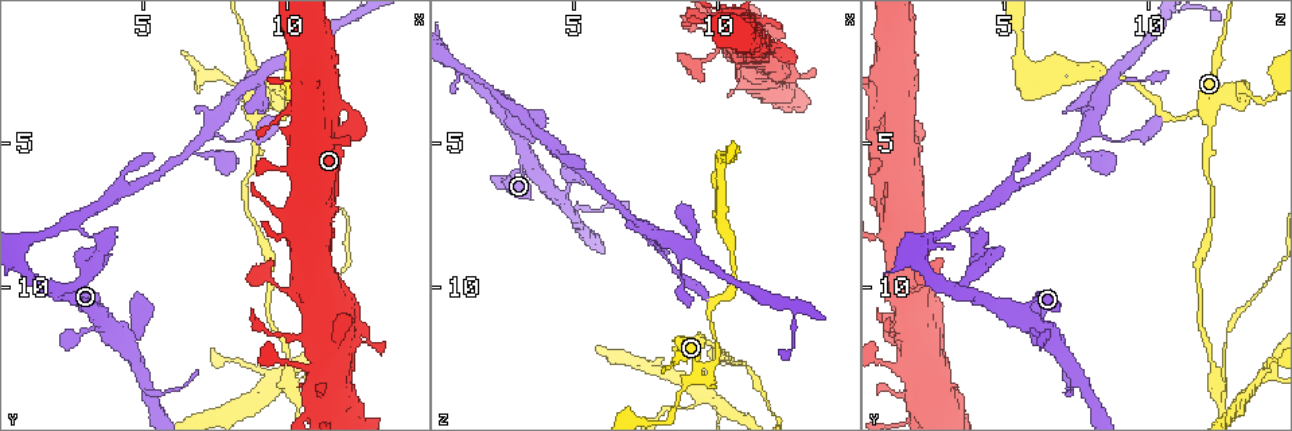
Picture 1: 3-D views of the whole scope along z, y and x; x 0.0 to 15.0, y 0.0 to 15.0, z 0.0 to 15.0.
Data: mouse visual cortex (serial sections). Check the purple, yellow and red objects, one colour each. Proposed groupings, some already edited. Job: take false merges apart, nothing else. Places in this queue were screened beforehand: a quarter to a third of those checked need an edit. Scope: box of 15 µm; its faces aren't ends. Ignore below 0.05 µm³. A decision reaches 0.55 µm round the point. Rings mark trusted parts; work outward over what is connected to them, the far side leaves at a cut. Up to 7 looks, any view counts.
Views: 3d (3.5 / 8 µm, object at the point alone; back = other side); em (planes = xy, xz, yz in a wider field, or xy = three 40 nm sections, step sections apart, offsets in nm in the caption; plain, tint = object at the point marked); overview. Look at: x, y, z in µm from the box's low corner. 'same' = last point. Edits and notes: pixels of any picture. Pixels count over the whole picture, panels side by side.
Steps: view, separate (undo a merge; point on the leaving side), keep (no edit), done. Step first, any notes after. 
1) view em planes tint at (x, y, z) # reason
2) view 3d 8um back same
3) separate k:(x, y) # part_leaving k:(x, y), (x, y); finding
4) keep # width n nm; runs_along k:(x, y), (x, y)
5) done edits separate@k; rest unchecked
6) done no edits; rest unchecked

view 3d 3.5um at (5.2, 13.7, 7.3) # abrupt turn

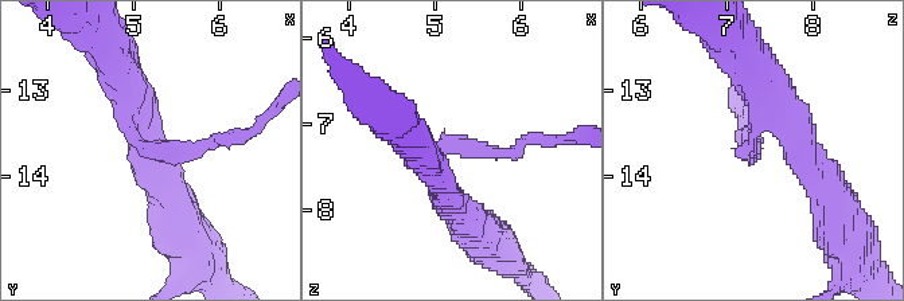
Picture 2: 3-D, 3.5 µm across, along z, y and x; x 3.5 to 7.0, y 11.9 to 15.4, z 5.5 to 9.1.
view em xy step 3 tint at (5.30, 13.70, 7.20) # need the tissue

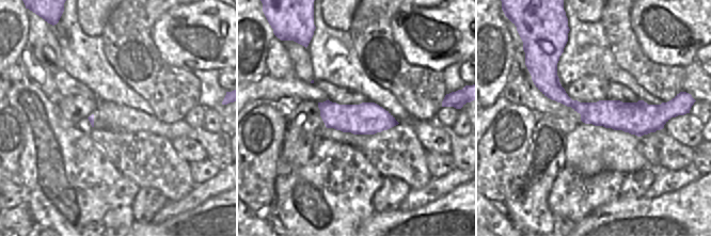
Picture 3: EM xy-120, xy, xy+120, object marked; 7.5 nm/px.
separate 2:(487, 152) # width 240 nm; part_leaving 2:(444, 147), (514, 153), (530, 140), (560, 140); two cells meet here

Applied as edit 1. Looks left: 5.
view overview

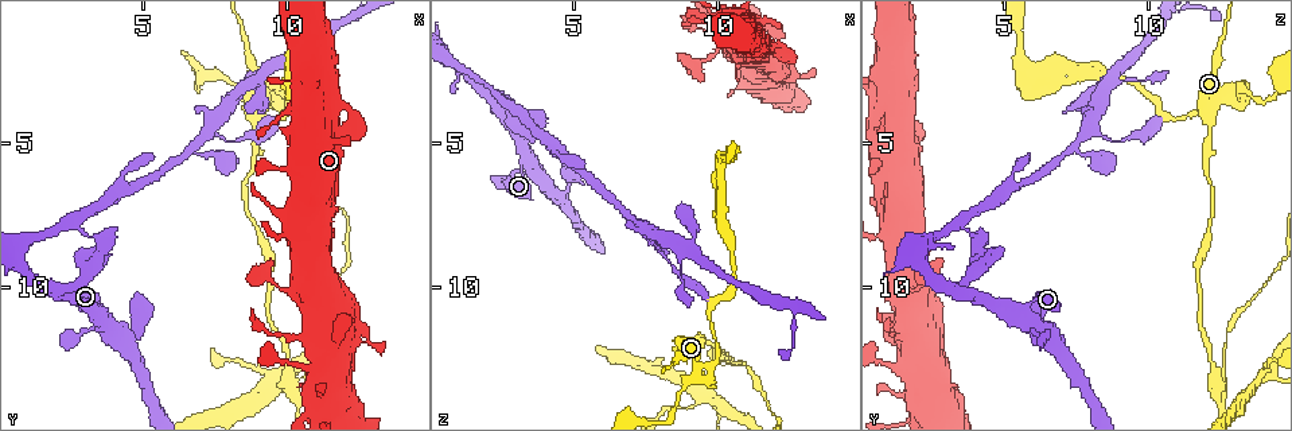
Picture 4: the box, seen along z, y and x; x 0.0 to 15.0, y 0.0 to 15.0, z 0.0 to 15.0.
view 3d 3.5um at (10.4, 11.7, 1.3) # calibre changes

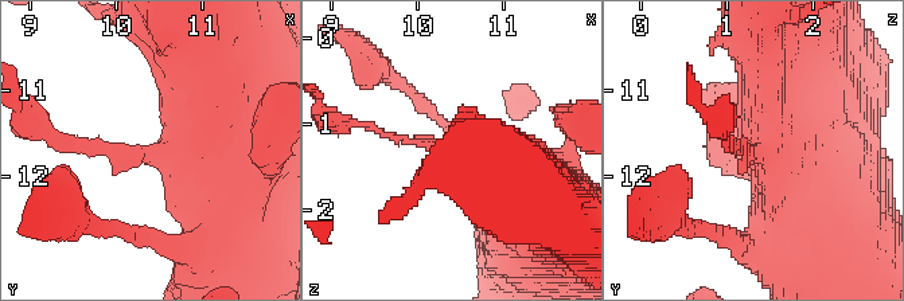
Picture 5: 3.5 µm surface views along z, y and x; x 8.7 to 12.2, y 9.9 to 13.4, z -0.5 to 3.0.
keep # runs_along 5:(521, 174), (479, 171), (369, 126); one cell here

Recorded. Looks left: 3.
view 3d 3.5um at (11.0, 14.2, 2.1) # sudden change in width

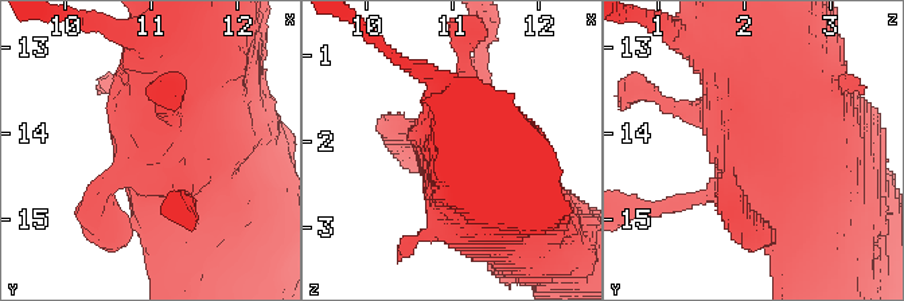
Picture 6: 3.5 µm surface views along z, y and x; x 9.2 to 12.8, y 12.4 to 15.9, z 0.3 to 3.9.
view em planes tint at (10.95, 14.20, 2.05) # now the EM

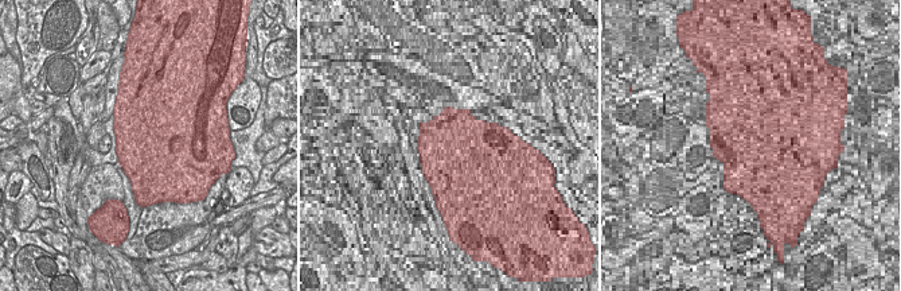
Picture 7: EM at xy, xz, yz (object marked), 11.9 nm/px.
keep # runs_along 6:(763, 38), (832, 169); continuous, no second cell

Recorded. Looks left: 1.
done edits separate@2; rest unchecked

